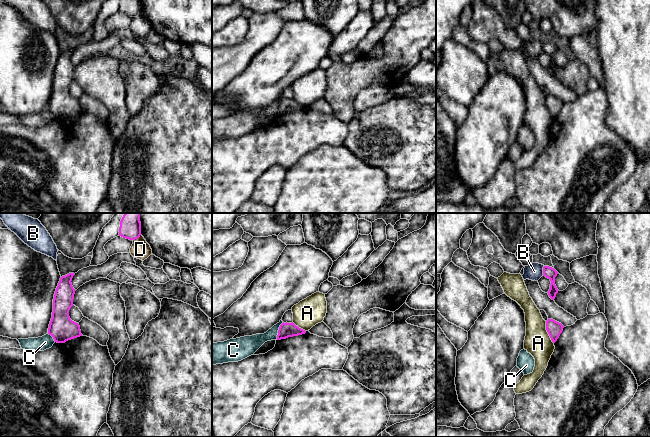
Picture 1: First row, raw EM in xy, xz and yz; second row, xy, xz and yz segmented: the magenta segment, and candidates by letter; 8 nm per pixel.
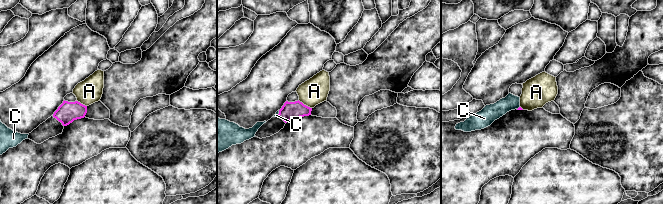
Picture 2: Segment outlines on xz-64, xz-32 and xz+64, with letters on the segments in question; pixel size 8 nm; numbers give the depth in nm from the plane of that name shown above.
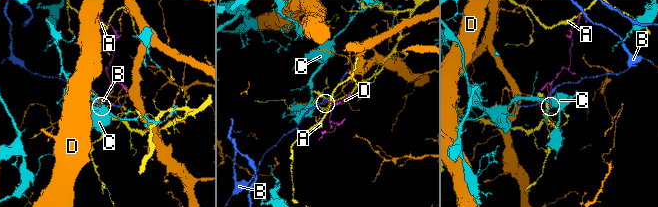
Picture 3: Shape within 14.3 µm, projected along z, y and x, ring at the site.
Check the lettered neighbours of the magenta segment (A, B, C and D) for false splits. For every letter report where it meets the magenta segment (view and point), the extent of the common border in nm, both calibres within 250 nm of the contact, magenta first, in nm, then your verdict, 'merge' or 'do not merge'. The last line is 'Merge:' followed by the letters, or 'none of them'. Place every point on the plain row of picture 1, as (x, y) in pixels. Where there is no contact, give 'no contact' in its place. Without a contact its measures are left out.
A: meets magenta in yz at (547, 107); contact 200 nm long; 120 nm thick on the magenta side, 220 nm on the other; do not merge
B: meets magenta in yz at (543, 47); contact 80 nm long; 90 nm thick on the magenta side, 140 nm on the other; do not merge
C: meets magenta in xz at (278, 107); contact 160 nm long; 120 nm thick on the magenta side, 140 nm on the other; do not merge
D: meets magenta in xy at (137, 13); contact 80 nm long; 130 nm thick on the magenta side, 160 nm on the other; do not merge
Merge: none of them

